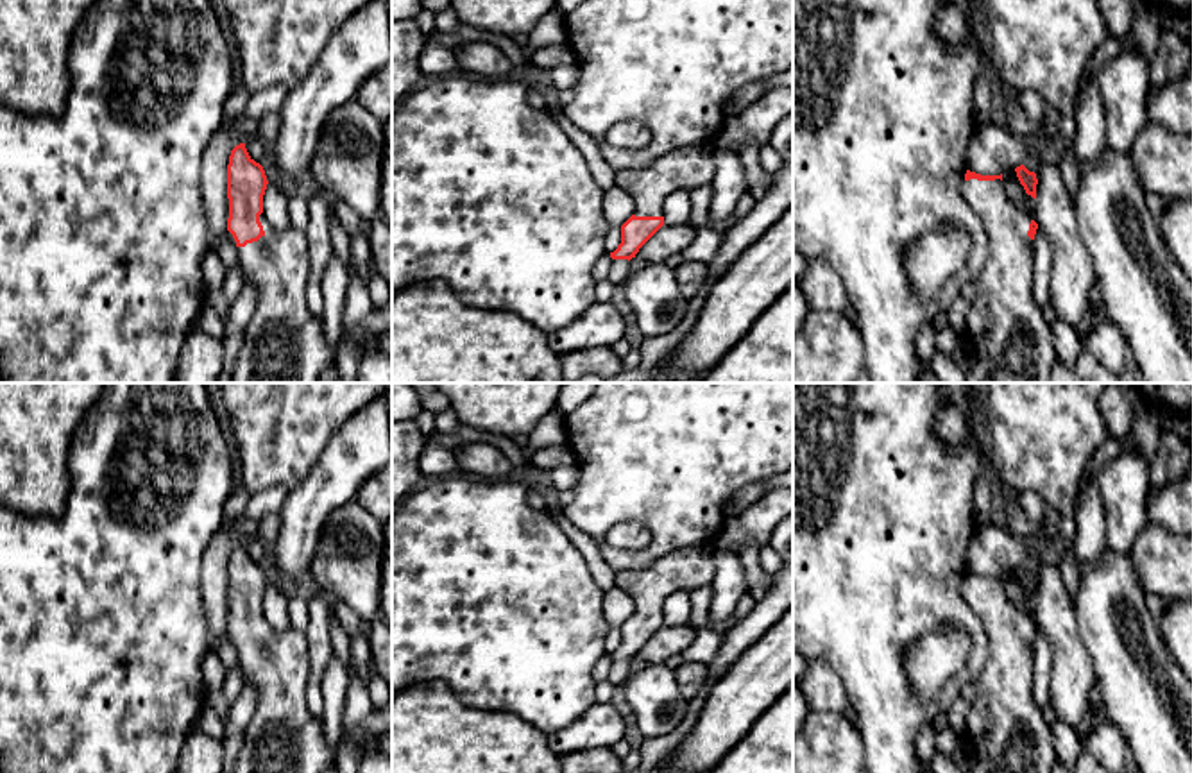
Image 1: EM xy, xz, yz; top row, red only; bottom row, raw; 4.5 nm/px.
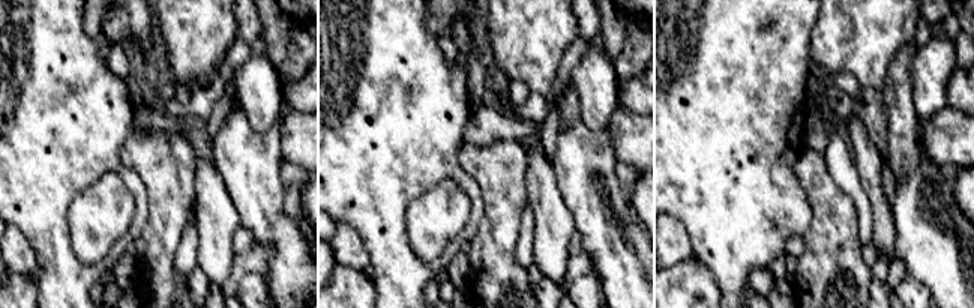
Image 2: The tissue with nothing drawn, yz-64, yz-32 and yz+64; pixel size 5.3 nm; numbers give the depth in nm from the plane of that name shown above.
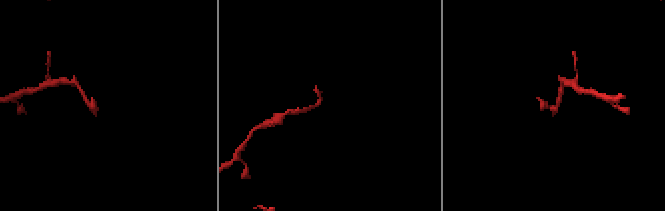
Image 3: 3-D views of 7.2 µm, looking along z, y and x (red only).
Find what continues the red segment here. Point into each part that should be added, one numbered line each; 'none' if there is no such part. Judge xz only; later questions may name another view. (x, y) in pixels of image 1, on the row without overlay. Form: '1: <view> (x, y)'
1: xz (682, 571)

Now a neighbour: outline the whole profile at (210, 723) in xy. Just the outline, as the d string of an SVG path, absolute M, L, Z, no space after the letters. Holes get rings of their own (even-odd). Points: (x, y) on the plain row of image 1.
M204 705L195 726L209 737L224 739L222 719L209 705Z

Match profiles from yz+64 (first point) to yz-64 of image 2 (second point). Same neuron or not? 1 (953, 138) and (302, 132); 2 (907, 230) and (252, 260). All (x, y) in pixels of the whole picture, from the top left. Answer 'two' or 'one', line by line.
1: one
2: two

